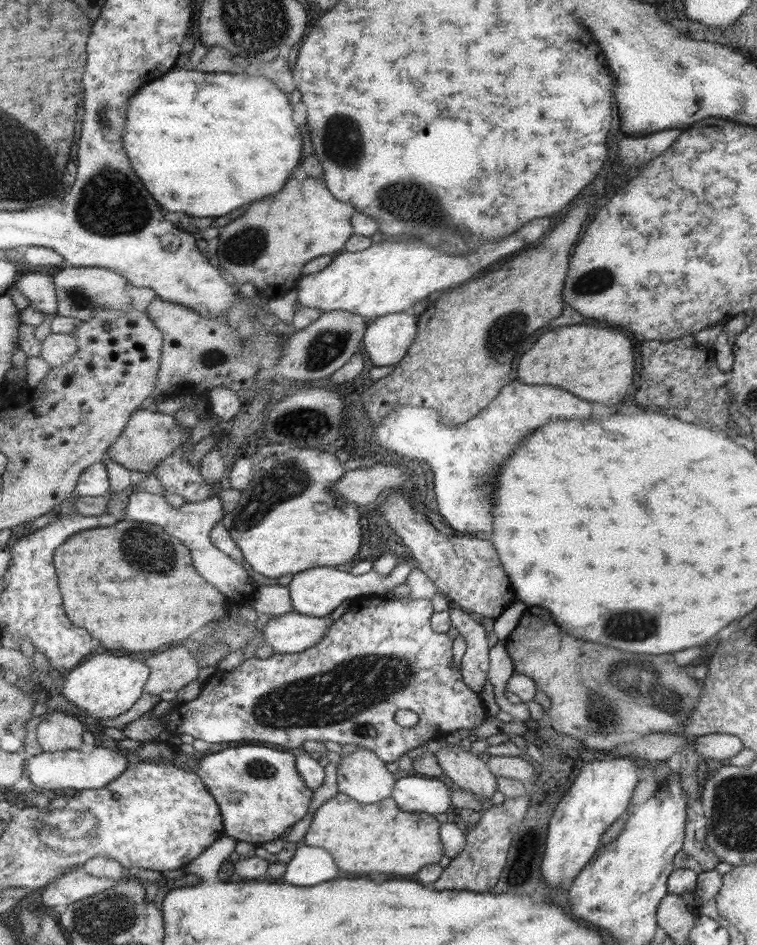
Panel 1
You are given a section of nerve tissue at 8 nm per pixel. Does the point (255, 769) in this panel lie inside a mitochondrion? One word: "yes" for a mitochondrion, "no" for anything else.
yes

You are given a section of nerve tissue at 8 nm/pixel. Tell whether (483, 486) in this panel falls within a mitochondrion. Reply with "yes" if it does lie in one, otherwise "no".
yes

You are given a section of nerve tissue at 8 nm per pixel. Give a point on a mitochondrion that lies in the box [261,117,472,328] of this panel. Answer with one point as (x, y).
(392, 200)

